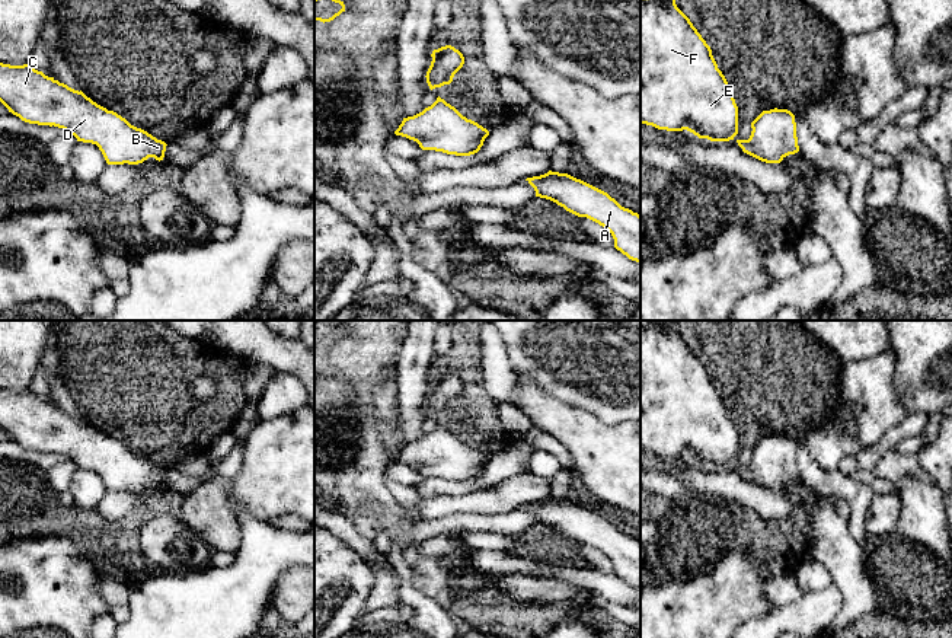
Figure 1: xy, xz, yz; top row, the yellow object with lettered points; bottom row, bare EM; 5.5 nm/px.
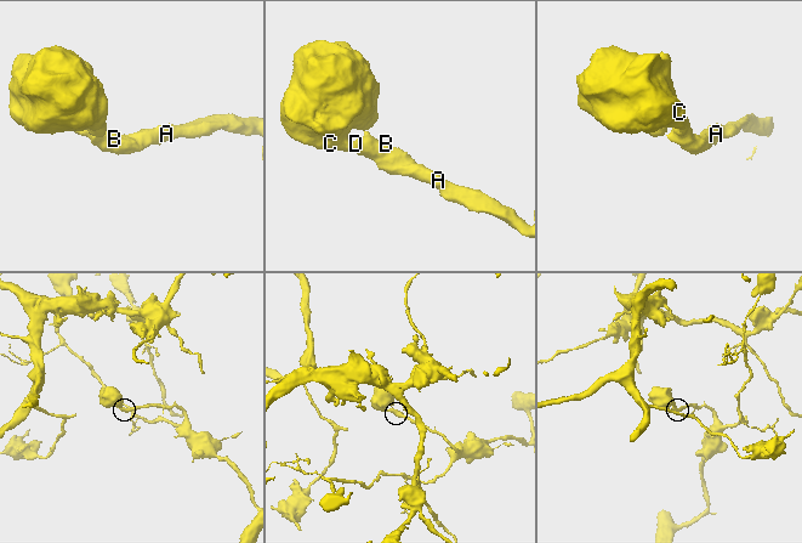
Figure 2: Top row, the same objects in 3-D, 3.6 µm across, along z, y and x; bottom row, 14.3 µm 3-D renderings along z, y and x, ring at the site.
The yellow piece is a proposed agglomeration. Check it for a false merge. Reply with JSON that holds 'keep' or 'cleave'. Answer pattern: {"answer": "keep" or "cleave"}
{"answer": "keep"}

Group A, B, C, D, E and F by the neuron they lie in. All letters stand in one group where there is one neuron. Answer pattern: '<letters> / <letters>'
A B C D E F

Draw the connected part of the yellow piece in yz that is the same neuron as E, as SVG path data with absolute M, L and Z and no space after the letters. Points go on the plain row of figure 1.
M677 320L640 323L640 450L687 456L699 465L729 468L738 460L738 433L710 373L677 334Z

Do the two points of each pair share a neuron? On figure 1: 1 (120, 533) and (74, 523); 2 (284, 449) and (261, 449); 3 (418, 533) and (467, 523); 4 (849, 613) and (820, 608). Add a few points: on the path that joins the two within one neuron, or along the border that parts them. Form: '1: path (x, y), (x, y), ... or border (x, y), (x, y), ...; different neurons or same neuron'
1: path (108, 533), (92, 533), (86, 529); same neuron
2: path (278, 450), (267, 449); same neuron
3: path (430, 529), (456, 523); same neuron
4: border (833, 583), (842, 599), (842, 608), (830, 622); different neurons

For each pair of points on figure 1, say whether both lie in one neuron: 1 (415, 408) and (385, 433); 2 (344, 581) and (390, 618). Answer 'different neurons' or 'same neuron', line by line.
1: different neurons
2: different neurons

